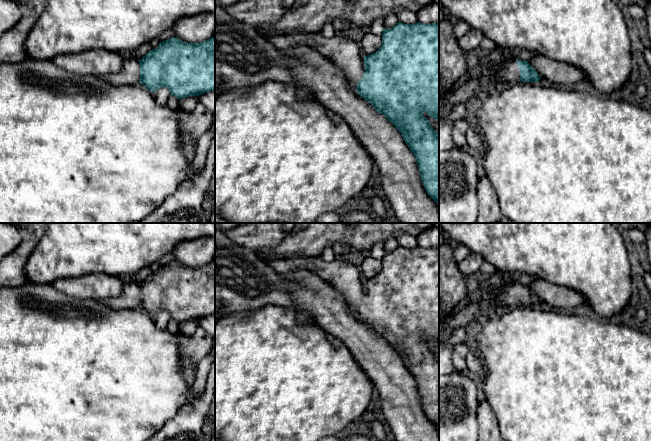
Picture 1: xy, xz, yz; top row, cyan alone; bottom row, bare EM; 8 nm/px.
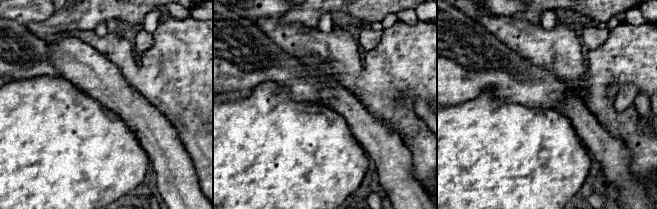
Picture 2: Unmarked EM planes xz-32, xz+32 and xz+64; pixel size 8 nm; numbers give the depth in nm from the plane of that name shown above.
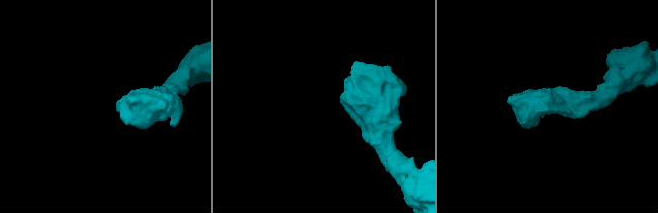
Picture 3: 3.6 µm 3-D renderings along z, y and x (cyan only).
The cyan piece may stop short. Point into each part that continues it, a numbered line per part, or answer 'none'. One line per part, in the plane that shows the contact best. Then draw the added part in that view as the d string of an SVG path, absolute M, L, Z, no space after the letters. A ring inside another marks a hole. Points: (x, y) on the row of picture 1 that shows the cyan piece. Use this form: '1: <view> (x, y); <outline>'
1: xz (344, 51); M293 31L274 34L269 39L279 50L291 52L295 46L306 46L332 62L345 76L349 86L356 90L364 72L364 56L358 38L351 32L327 38L320 32Z

